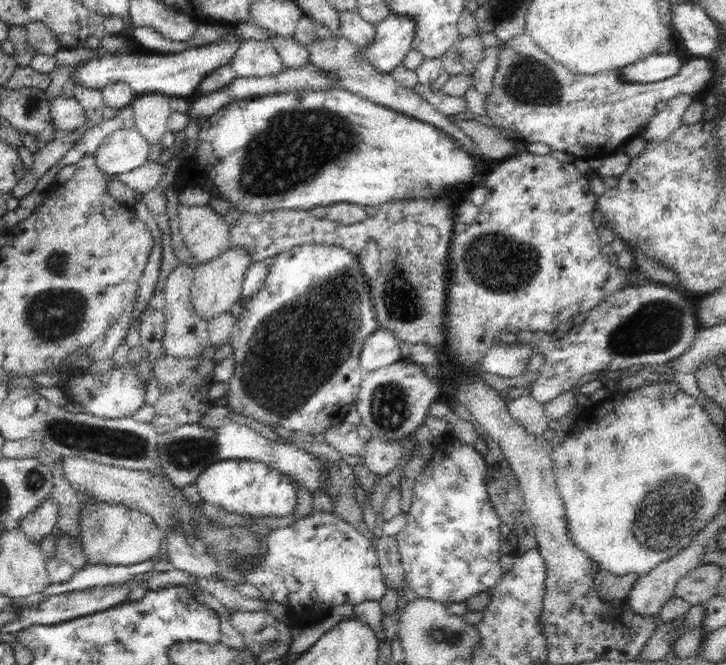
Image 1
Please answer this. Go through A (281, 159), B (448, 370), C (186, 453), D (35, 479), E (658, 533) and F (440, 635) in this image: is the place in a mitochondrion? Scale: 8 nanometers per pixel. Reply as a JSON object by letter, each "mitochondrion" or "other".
{"A":"mitochondrion","B":"other","C":"mitochondrion","D":"mitochondrion","E":"mitochondrion","F":"mitochondrion"}

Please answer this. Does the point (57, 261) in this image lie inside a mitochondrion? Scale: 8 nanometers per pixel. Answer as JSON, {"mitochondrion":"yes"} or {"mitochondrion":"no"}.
{"mitochondrion":"yes"}

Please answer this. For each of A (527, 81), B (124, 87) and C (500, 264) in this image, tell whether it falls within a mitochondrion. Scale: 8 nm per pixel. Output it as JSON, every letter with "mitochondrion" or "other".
{"A":"mitochondrion","B":"other","C":"mitochondrion"}

